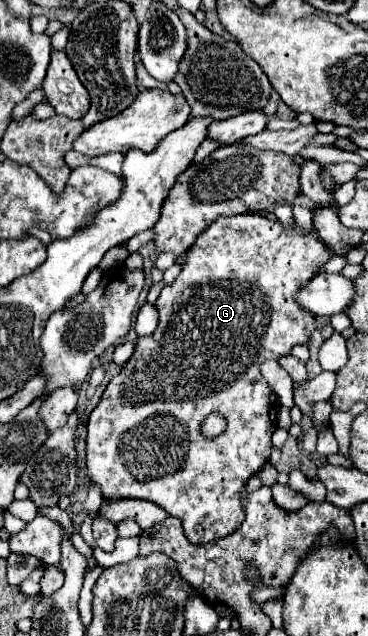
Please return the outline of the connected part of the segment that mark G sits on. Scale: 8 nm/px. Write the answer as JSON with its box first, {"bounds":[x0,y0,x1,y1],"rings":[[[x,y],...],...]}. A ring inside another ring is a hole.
{"bounds":[87,214,335,544],"rings":[[[261,214],[217,218],[195,240],[179,278],[173,284],[165,286],[155,302],[155,306],[159,310],[157,330],[151,336],[137,338],[133,356],[127,360],[127,364],[123,366],[119,376],[111,378],[99,404],[95,406],[95,410],[89,416],[89,422],[87,422],[87,430],[89,430],[89,434],[87,434],[87,472],[89,472],[89,478],[101,486],[103,498],[109,498],[109,500],[141,498],[141,500],[149,500],[149,502],[159,504],[163,510],[167,510],[167,514],[177,516],[183,522],[185,536],[191,544],[209,544],[213,540],[229,536],[231,532],[235,532],[241,526],[241,522],[245,518],[243,504],[241,504],[241,490],[245,488],[247,480],[267,464],[267,460],[271,456],[271,450],[273,450],[271,434],[277,428],[275,422],[277,422],[277,412],[279,412],[277,396],[271,392],[267,380],[261,376],[259,366],[265,360],[277,360],[281,356],[289,356],[291,348],[297,344],[307,344],[311,332],[317,328],[315,314],[311,314],[309,310],[299,306],[295,302],[295,294],[301,288],[305,288],[309,284],[309,280],[313,280],[319,274],[321,266],[327,264],[333,256],[335,256],[335,252],[321,242],[315,228],[305,232],[295,224],[295,232],[291,232],[291,236],[289,236],[283,232],[283,224],[277,218],[269,218],[269,216],[261,216]],[[213,412],[217,412],[219,416],[223,416],[227,420],[227,428],[215,438],[205,438],[199,428],[201,428],[203,420]]]}

